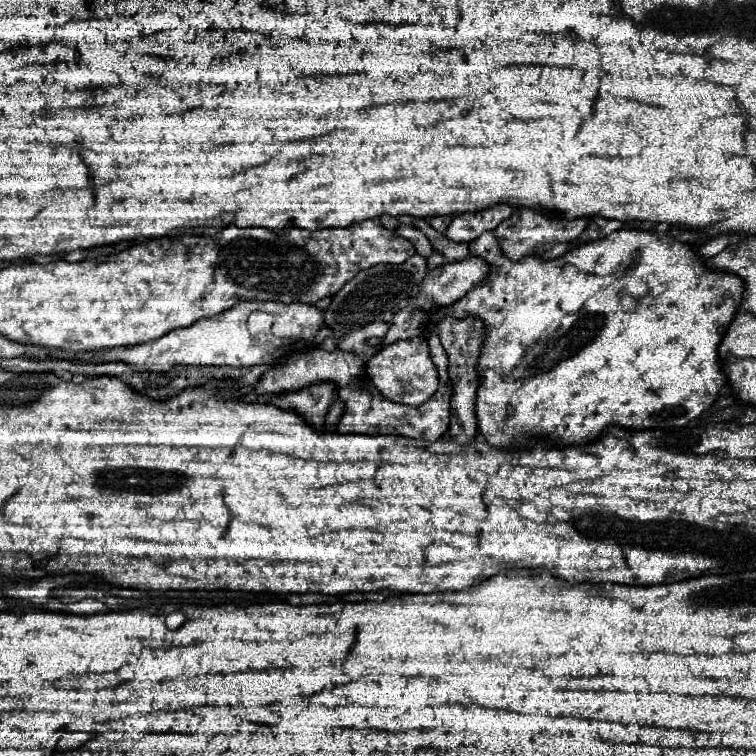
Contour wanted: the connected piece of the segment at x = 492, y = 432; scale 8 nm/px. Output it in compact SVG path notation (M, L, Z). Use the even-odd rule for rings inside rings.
M621 228L611 232L605 238L581 244L561 258L545 260L541 256L527 256L523 260L509 260L495 238L493 232L483 232L479 238L471 242L471 256L481 256L491 264L491 274L485 284L475 286L467 292L459 302L449 306L449 310L457 318L465 318L467 314L479 316L487 320L487 338L483 346L483 358L479 360L479 380L481 386L477 390L477 426L485 440L495 448L515 448L525 444L529 434L547 436L547 440L557 442L561 446L569 444L587 444L589 440L595 440L601 430L609 424L621 424L629 430L647 430L647 428L679 428L689 424L693 418L697 418L701 412L705 412L715 398L719 396L721 388L727 386L727 374L723 372L721 360L719 360L719 342L723 340L729 322L735 318L735 296L743 296L743 280L735 278L735 274L721 272L707 268L705 258L699 256L697 248L685 242L679 242L671 234L659 236L651 230L637 230L637 228ZM623 294L639 296L639 306L635 312L627 314L619 308L619 298Z

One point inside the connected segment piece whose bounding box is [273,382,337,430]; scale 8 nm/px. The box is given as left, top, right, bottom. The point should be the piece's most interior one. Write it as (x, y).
(313, 402)

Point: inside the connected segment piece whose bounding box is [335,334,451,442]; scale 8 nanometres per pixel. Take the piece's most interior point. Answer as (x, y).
(366, 411)

